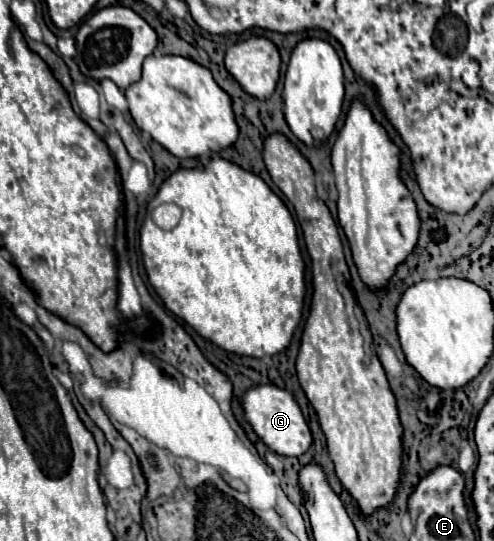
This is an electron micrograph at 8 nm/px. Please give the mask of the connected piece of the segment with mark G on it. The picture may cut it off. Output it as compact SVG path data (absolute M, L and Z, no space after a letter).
M257 385L243 395L243 409L245 409L247 421L253 423L255 433L275 453L297 457L297 455L303 455L305 451L309 451L309 447L313 443L313 435L311 435L311 429L301 413L297 401L293 399L293 395L289 391L273 387L273 385Z

